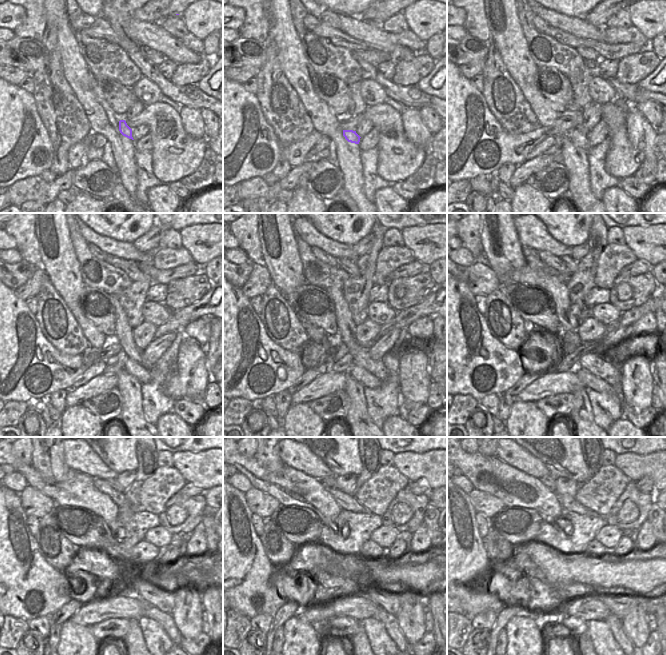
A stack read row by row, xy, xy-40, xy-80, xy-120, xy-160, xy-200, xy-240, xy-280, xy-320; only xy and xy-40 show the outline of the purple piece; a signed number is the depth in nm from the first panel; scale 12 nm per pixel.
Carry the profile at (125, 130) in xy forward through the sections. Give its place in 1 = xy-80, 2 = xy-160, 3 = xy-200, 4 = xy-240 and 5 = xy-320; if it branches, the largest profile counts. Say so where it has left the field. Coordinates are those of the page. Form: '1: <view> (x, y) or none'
1: xy-80 (577, 137)
2: xy-160 (359, 373)
3: xy-200 (590, 381)
4: xy-240 (166, 621)
5: xy-320 (615, 624)

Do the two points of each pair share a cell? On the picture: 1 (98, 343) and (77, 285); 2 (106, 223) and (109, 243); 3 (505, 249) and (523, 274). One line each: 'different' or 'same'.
1: same
2: different
3: different

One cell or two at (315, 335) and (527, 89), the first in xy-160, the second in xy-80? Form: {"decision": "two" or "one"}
{"decision": "one"}

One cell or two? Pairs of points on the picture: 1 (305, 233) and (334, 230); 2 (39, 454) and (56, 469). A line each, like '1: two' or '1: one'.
1: two
2: one

